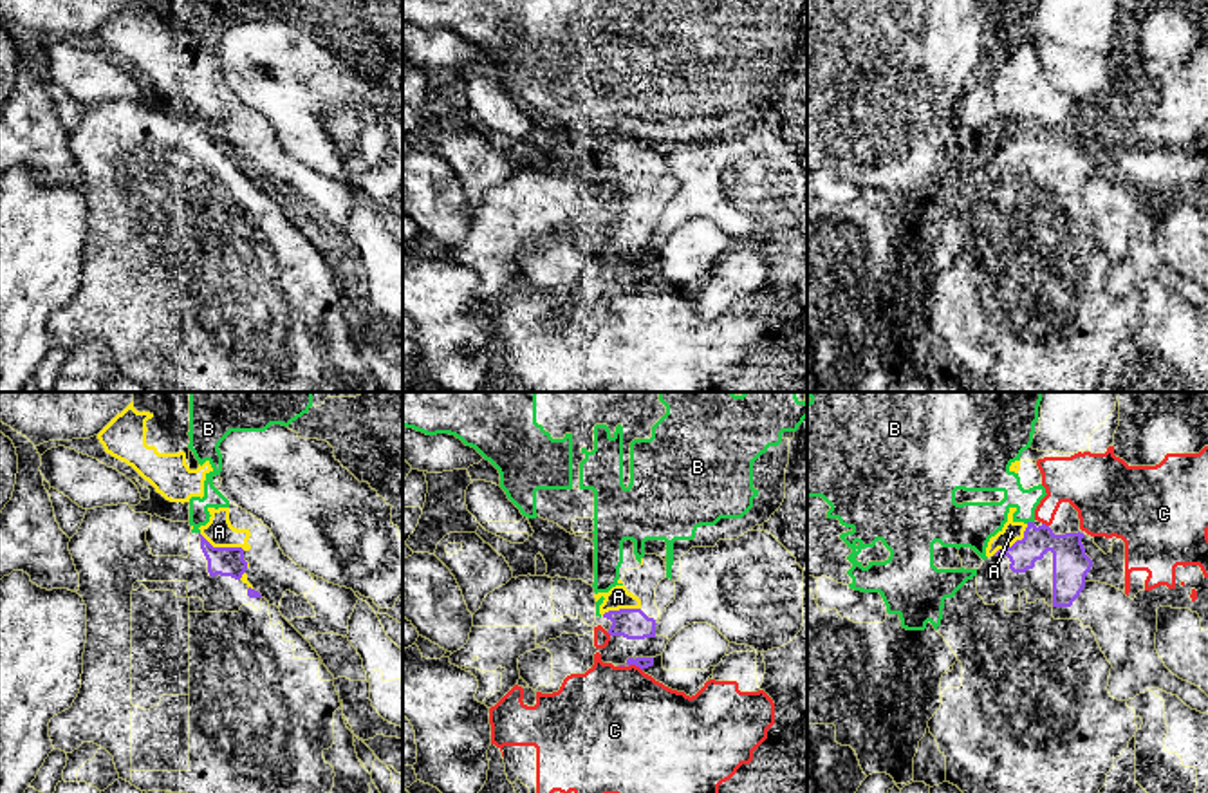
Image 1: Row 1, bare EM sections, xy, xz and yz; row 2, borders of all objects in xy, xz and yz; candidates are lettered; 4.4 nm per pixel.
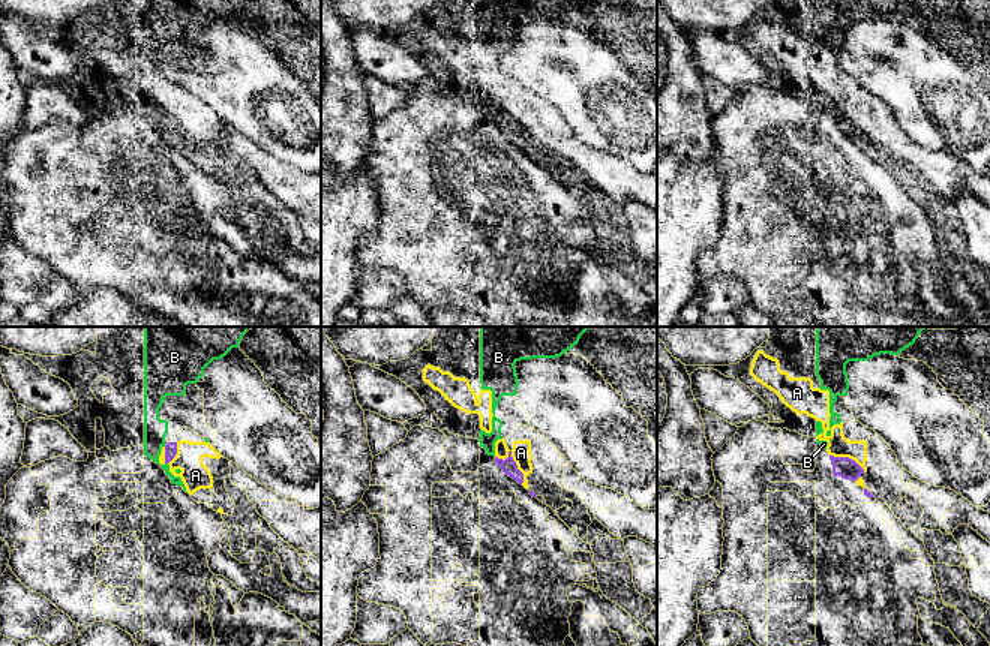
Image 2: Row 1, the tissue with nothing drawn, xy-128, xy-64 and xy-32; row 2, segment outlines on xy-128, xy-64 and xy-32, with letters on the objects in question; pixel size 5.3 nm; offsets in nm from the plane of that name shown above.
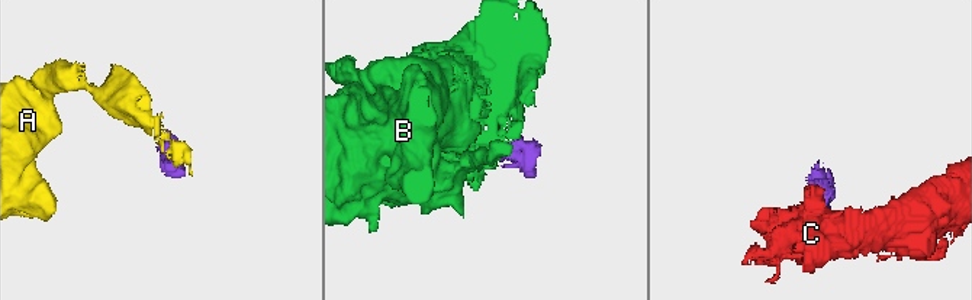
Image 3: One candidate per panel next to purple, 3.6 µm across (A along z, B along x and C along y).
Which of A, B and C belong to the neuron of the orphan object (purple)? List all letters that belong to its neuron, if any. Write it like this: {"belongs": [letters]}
{"belongs": ["A"]}

